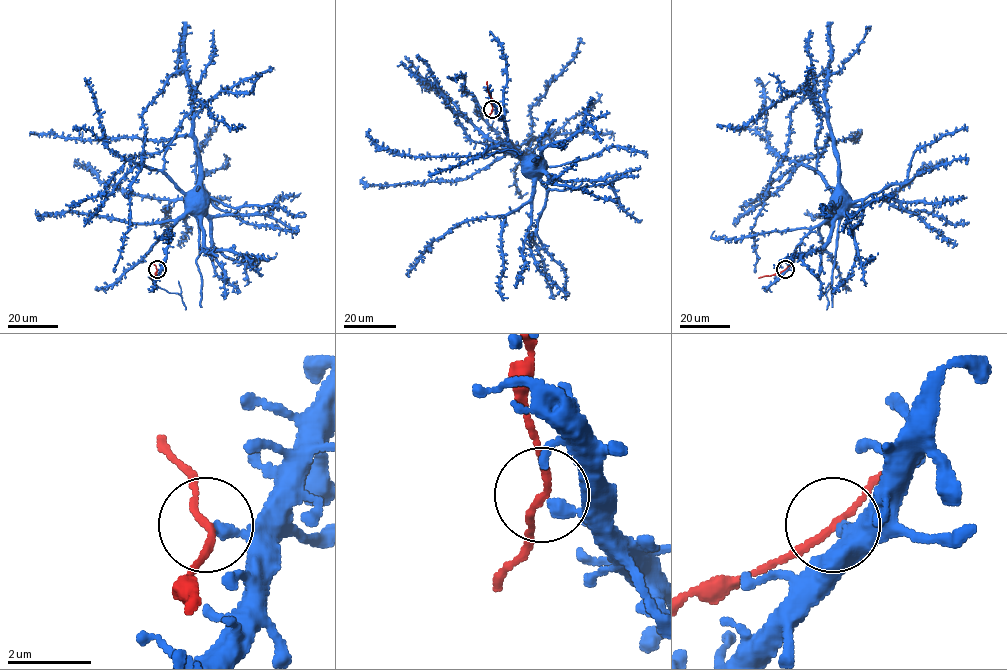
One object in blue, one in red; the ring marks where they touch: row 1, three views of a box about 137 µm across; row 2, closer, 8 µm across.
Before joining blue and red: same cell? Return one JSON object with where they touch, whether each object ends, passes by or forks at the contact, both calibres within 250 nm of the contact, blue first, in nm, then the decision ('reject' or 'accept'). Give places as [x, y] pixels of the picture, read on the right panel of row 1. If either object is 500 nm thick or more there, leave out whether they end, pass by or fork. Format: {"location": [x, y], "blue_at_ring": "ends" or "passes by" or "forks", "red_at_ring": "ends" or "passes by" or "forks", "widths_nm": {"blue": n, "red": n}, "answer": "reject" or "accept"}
{"location": [785, 269], "blue_at_ring": "ends", "red_at_ring": "passes by", "widths_nm": {"blue": 280, "red": 150}, "answer": "reject"}

